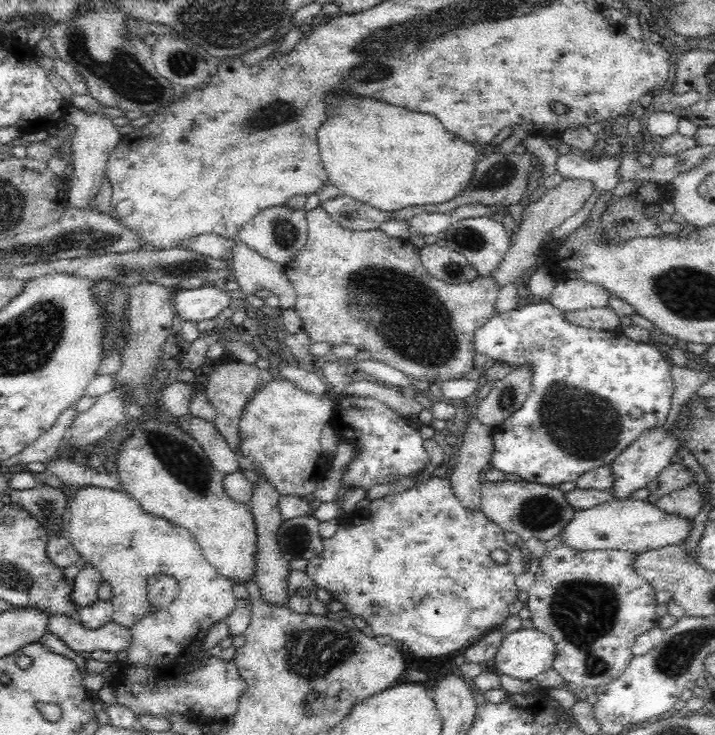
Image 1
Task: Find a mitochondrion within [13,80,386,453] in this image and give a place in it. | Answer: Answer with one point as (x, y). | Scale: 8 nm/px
(277, 113)

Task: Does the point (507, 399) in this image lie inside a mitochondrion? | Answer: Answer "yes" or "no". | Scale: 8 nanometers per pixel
yes

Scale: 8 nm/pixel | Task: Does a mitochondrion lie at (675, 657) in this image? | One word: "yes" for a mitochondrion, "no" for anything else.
yes

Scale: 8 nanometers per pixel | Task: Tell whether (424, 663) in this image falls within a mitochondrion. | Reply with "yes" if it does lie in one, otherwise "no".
no

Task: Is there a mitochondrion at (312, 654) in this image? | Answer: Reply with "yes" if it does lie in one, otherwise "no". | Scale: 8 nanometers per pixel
yes

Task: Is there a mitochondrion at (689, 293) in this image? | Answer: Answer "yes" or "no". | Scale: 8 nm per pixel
yes

